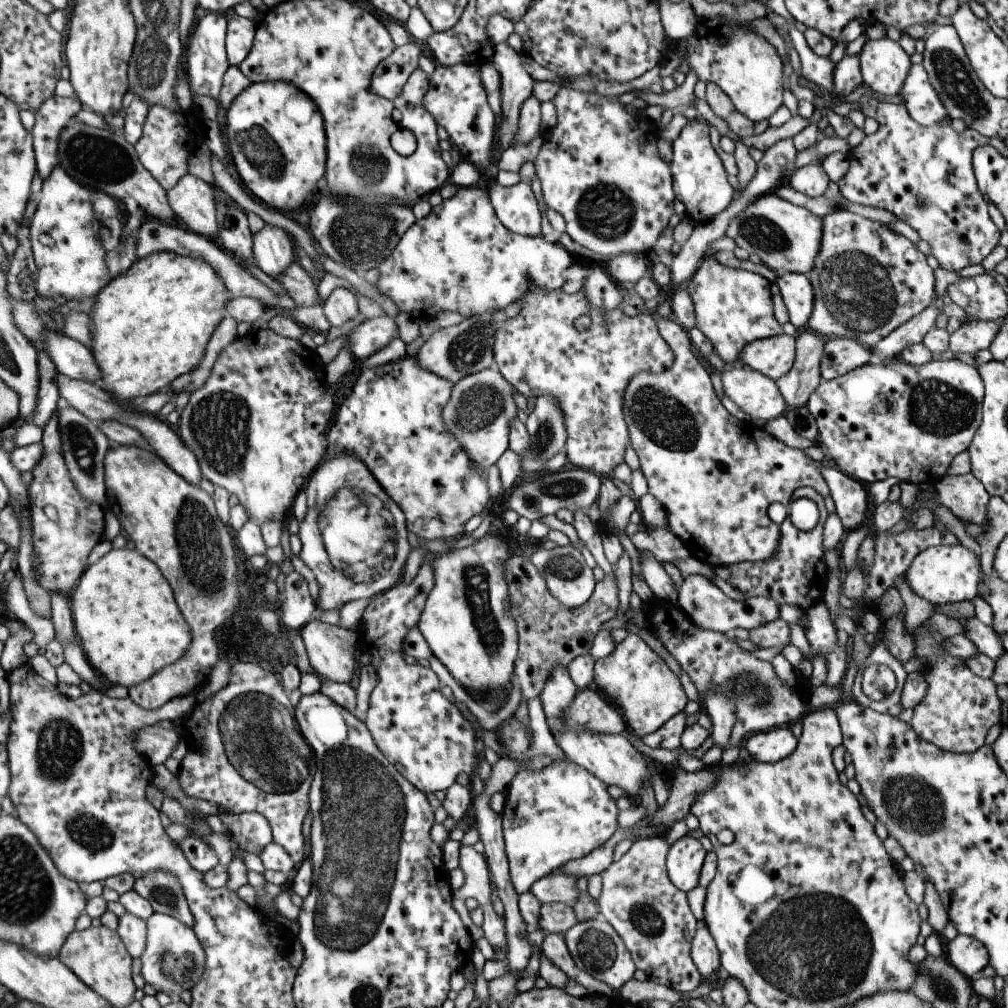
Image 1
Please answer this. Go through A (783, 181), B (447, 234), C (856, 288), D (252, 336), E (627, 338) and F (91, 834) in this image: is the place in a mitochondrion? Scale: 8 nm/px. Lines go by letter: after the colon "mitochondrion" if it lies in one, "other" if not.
A: other
B: other
C: mitochondrion
D: other
E: other
F: mitochondrion

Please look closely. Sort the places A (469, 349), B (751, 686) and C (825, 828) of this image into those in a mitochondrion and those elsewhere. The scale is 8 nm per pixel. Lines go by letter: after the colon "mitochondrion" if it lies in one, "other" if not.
A: mitochondrion
B: mitochondrion
C: other

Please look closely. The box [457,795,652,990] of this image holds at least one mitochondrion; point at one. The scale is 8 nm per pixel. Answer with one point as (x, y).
(596, 950)

